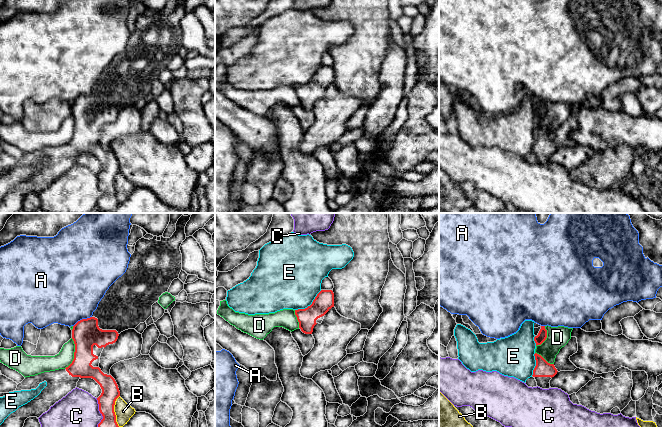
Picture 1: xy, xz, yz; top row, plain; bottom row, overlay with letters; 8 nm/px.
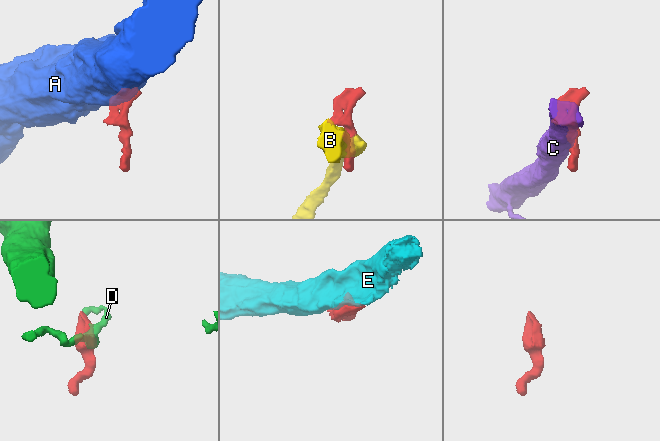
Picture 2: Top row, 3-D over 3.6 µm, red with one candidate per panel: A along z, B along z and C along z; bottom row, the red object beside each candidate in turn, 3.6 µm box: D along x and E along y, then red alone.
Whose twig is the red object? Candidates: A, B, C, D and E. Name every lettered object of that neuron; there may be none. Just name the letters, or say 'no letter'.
no letter

